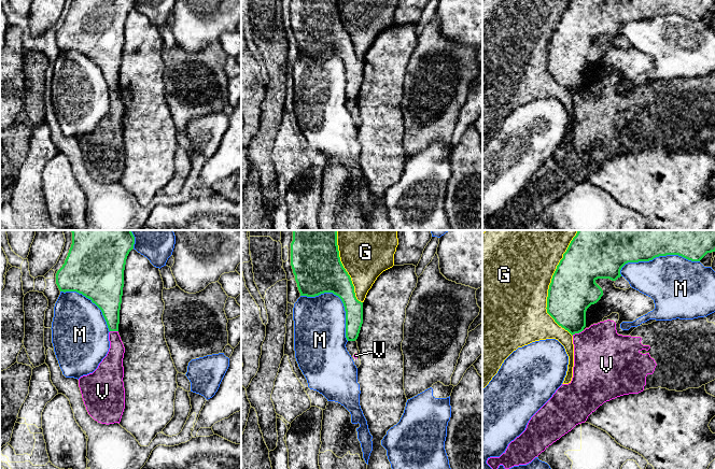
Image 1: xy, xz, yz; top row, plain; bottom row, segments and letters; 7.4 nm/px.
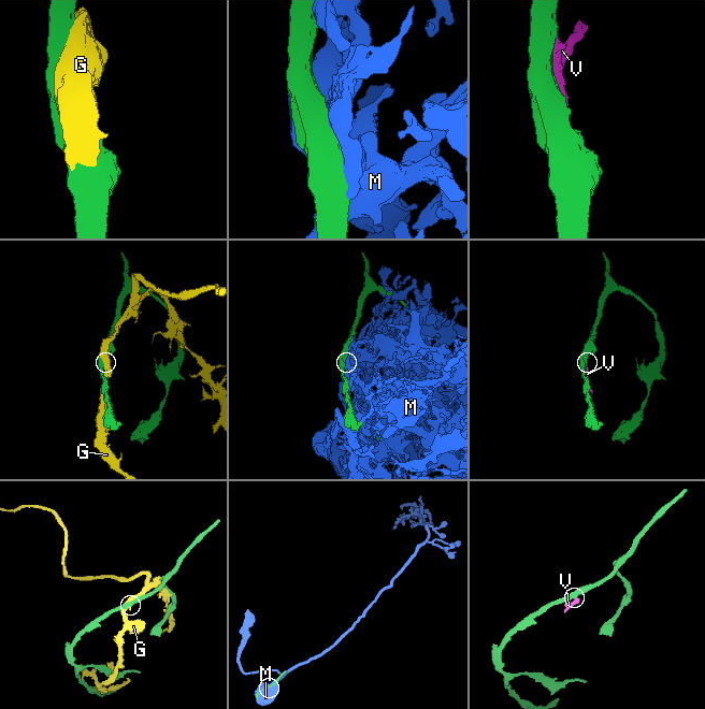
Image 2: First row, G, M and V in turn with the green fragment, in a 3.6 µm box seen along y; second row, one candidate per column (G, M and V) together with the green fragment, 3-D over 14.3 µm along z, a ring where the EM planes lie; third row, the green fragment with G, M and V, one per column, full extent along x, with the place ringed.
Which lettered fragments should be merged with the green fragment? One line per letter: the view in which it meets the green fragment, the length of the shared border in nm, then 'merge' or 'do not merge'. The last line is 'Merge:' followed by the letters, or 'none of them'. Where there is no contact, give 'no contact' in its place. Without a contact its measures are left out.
G: yz | 800 nm | do not merge
M: yz | 600 nm | do not merge
V: yz | 90 nm | do not merge
Merge: none of them

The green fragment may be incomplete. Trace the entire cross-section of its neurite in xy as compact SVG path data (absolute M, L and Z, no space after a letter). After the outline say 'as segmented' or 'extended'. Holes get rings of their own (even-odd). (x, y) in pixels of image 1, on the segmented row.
M71 230L72 244L62 267L56 273L60 292L76 292L90 299L102 312L109 331L118 331L120 310L124 287L124 270L129 252L134 248L131 230Z | as segmented

